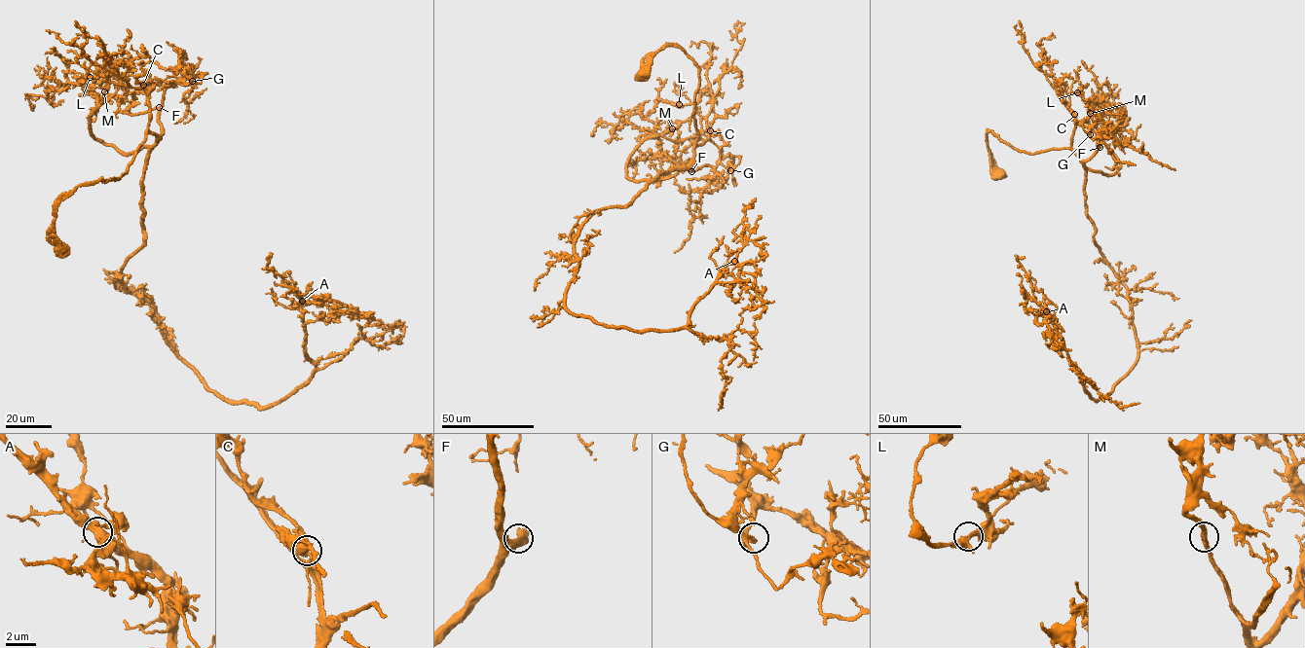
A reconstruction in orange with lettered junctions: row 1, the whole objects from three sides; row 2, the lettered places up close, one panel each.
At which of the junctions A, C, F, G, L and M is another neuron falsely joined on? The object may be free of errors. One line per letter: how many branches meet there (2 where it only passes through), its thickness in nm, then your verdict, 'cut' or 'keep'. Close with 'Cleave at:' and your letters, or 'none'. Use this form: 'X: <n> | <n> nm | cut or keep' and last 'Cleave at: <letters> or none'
A: 2 | 600 nm | keep
C: 2 | 220 nm | keep
F: 2 | 400 nm | keep
G: 2 | 220 nm | keep
L: 2 | 240 nm | keep
M: 2 | 300 nm | keep
Cleave at: none

